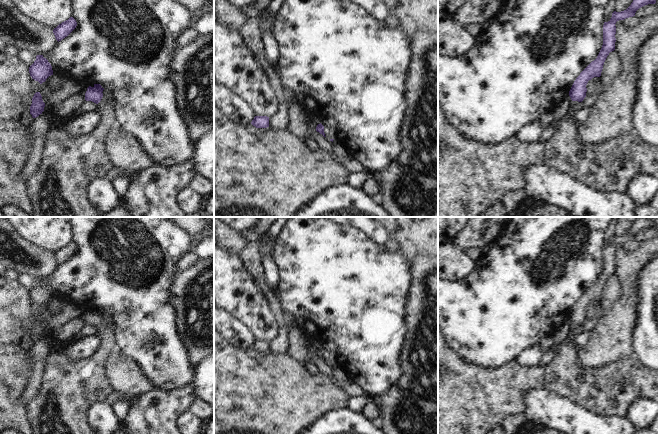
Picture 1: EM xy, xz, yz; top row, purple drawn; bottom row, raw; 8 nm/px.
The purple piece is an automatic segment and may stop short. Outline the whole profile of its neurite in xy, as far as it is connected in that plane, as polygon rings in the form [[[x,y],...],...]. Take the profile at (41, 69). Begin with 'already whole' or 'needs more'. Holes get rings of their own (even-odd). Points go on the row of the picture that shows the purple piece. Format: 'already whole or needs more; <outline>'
already whole; [[[37,55],[34,63],[29,67],[29,73],[32,79],[38,81],[40,84],[53,75],[51,64],[43,55]]]

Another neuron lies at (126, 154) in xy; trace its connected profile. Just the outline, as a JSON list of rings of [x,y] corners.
[[[116,126],[109,130],[105,150],[112,167],[123,173],[136,174],[154,166],[154,161],[130,133],[121,132]]]

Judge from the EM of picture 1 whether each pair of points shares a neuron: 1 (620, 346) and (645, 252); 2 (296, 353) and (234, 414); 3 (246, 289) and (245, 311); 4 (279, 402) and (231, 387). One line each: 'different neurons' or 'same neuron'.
1: same neuron
2: different neurons
3: same neuron
4: same neuron

